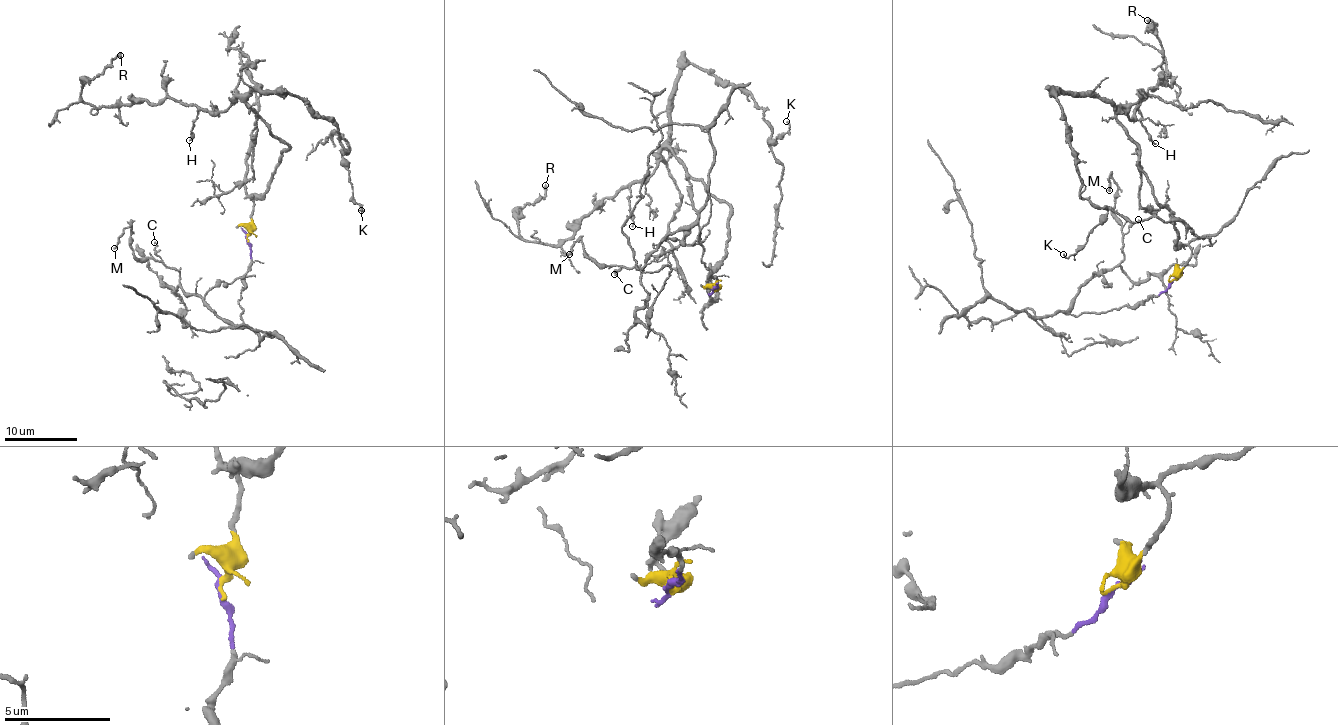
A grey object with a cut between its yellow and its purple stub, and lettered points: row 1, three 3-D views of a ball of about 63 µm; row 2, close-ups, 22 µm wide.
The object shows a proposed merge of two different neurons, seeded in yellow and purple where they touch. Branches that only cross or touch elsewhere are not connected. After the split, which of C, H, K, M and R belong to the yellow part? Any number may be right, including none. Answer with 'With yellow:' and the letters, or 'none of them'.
With yellow: H, K, R

